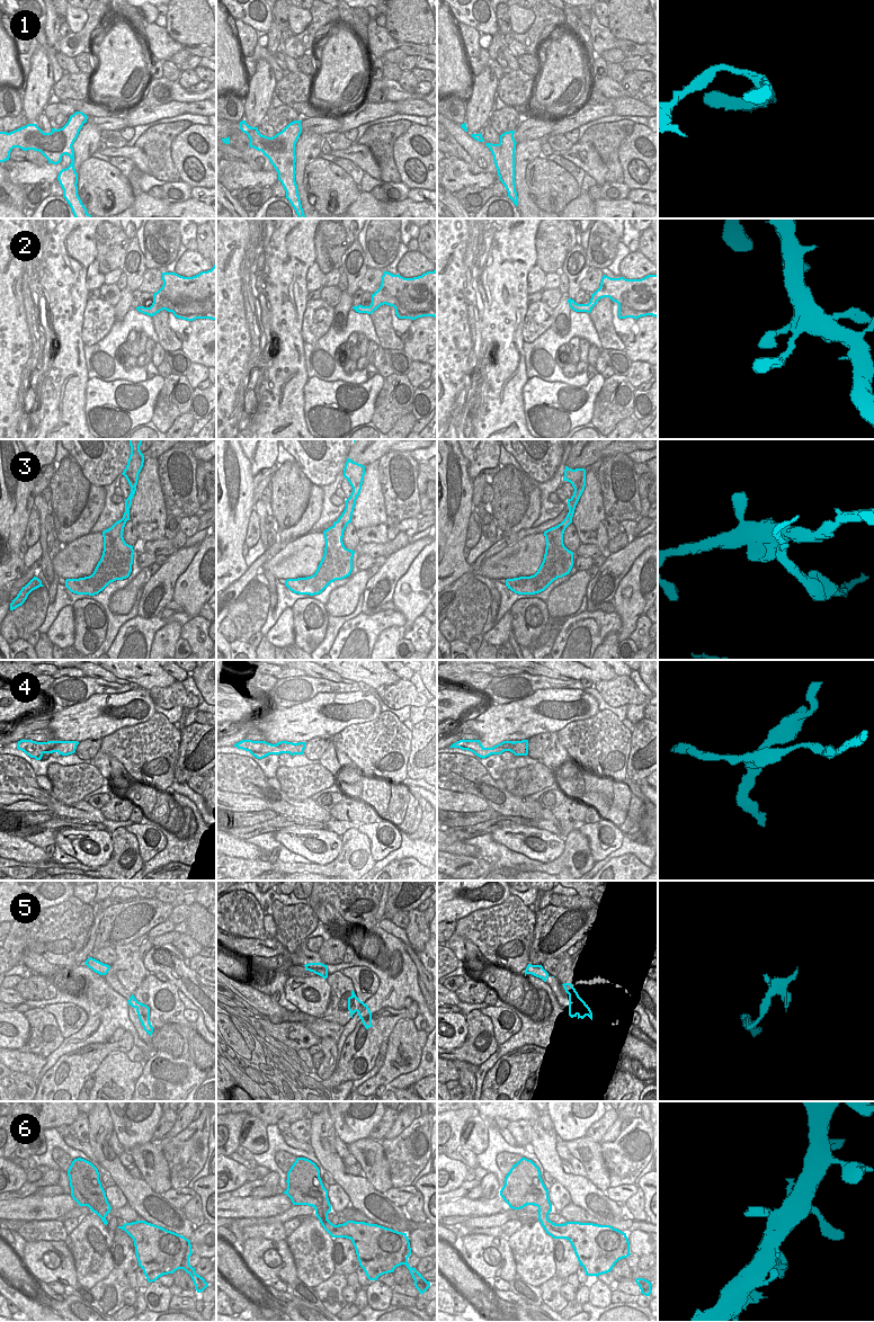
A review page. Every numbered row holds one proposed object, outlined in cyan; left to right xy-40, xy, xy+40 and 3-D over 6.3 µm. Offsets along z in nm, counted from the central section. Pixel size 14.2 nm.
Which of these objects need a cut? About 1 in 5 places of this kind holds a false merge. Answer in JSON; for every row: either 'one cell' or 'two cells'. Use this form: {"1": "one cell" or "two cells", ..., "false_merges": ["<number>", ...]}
{"1": "one cell", "2": "one cell", "3": "two cells", "4": "two cells", "5": "two cells", "6": "one cell", "false_merges": ["3", "4", "5"]}

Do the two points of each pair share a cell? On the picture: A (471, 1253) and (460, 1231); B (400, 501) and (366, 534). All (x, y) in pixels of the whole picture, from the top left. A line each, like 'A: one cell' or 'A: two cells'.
A: two cells
B: two cells

